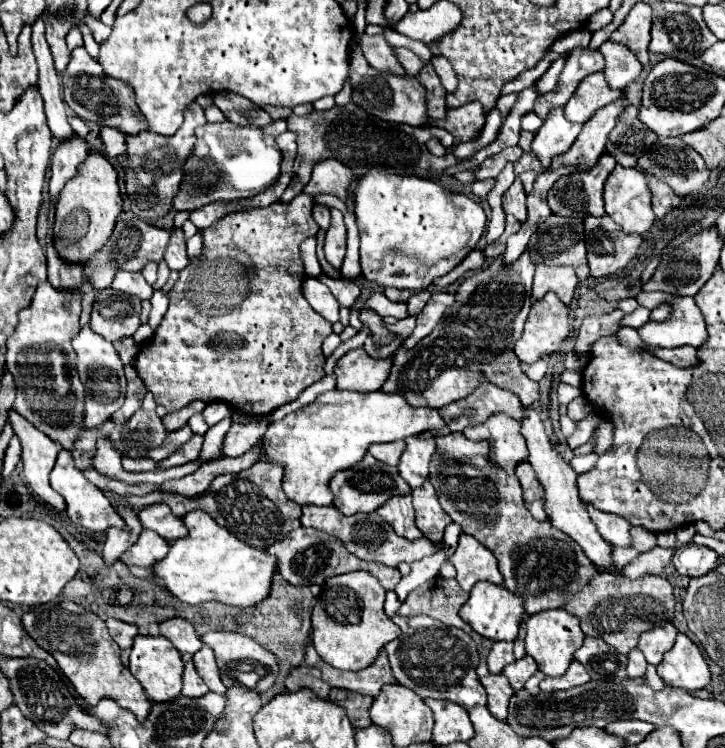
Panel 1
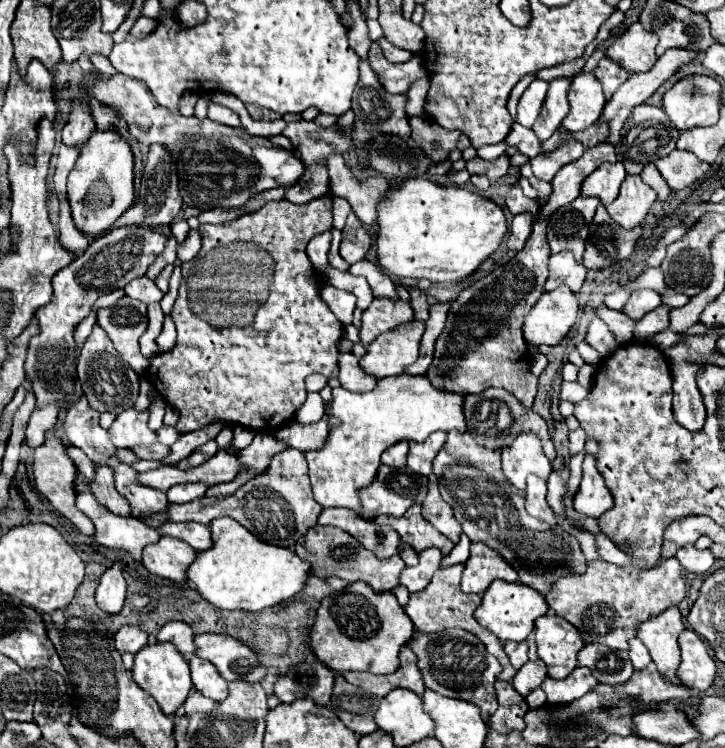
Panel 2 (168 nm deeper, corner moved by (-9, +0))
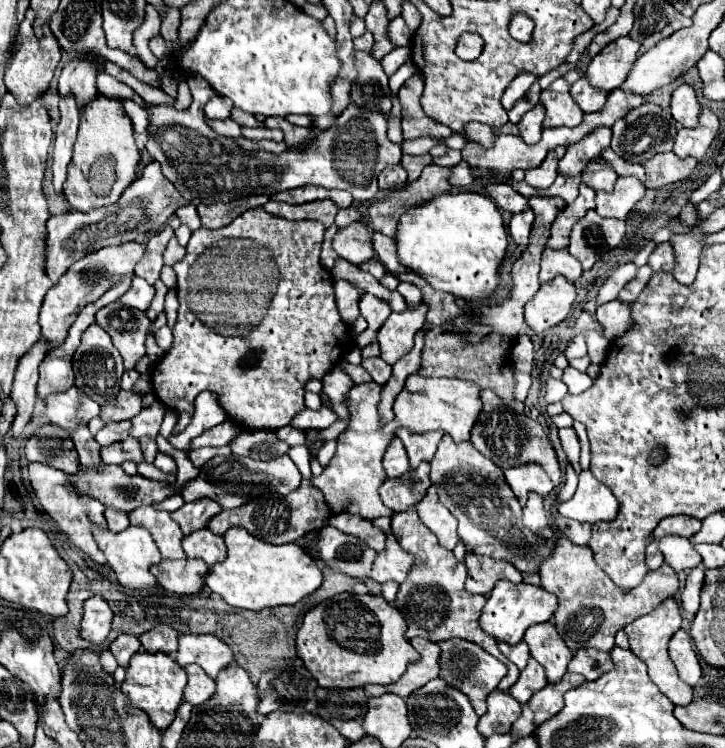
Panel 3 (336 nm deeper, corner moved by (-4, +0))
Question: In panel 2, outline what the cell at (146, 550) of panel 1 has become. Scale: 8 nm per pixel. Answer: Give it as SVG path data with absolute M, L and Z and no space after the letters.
M160 536L156 544L150 544L142 552L142 566L160 578L168 578L172 582L184 582L184 568L192 564L192 556L196 550L184 544L184 540Z

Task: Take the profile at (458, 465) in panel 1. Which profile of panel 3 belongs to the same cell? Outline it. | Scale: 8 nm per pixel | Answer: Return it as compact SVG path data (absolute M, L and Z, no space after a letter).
M443 436L431 460L431 482L443 490L439 500L459 520L459 538L467 552L489 554L513 562L523 574L537 572L545 556L551 556L553 546L535 540L535 534L521 522L521 506L517 496L505 482L503 470L473 448L471 442L455 444L451 436Z

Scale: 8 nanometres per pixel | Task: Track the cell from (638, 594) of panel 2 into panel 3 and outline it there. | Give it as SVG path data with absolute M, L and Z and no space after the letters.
M555 538L555 550L541 564L539 574L543 588L559 598L559 608L553 616L553 624L571 650L595 648L611 652L619 628L625 628L639 616L649 614L679 588L677 574L673 572L673 568L667 568L667 564L663 564L659 570L647 572L645 580L625 594L595 564L589 546L577 546L567 538Z

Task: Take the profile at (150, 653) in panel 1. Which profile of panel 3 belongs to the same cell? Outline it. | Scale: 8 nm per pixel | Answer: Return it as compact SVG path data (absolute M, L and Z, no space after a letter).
M137 652L131 658L131 664L127 668L127 676L121 684L121 692L127 696L127 704L143 710L149 716L151 724L163 732L165 728L171 726L171 722L175 718L175 710L183 702L185 684L187 684L185 670L179 668L179 664L175 664L175 660L171 656L161 654L161 652L157 652L157 654Z

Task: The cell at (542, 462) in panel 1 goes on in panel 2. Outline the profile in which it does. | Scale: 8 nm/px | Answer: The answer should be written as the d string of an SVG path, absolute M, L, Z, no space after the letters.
M552 468L552 472L550 472L546 484L548 484L548 496L546 496L546 500L548 500L550 508L554 510L554 514L560 516L560 518L564 518L564 520L566 520L570 526L574 526L576 530L582 530L582 532L584 532L586 528L580 526L576 520L572 520L572 518L566 514L564 498L566 498L566 494L568 494L568 482L564 480L562 472L556 470L556 468Z

